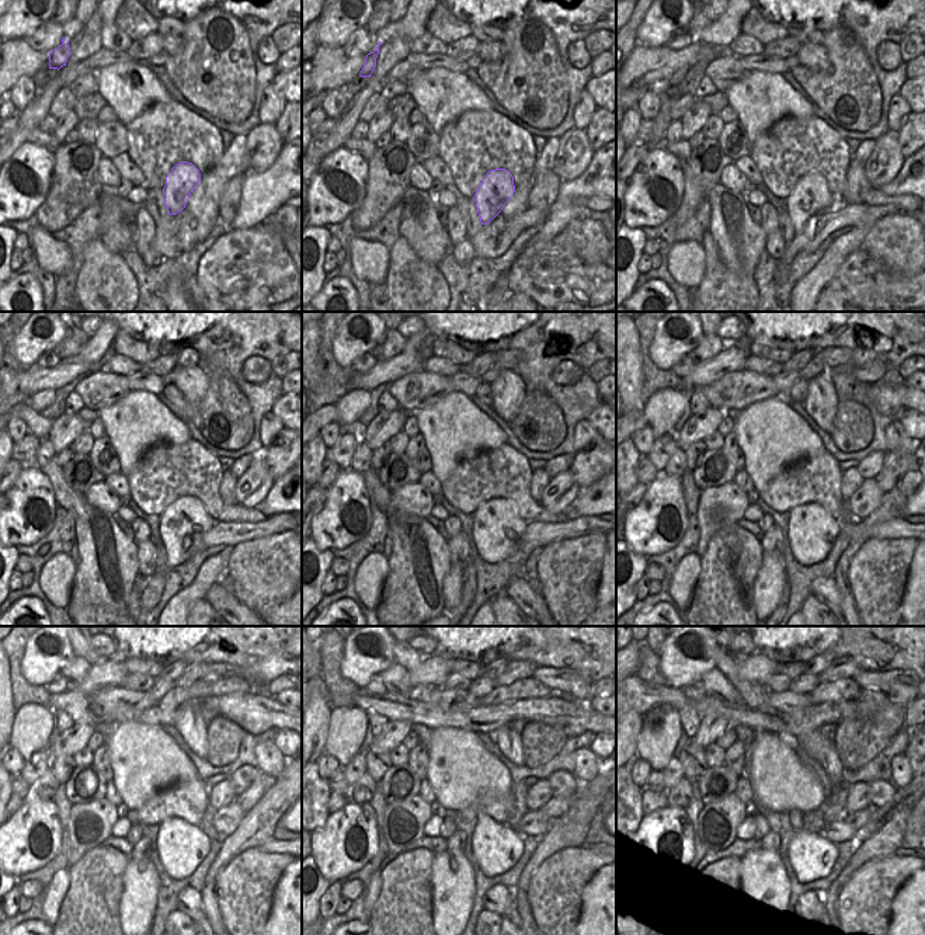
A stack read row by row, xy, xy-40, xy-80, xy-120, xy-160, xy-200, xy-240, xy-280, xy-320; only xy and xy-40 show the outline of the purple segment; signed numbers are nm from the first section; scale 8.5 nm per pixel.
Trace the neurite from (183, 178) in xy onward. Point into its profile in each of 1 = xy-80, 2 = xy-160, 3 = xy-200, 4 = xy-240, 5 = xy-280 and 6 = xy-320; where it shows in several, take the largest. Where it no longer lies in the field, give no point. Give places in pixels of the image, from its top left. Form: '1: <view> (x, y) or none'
1: xy-80 (812, 195)
2: xy-160 (498, 528)
3: xy-200 (813, 529)
4: xy-240 (183, 847)
5: xy-280 (497, 847)
6: xy-320 (812, 855)

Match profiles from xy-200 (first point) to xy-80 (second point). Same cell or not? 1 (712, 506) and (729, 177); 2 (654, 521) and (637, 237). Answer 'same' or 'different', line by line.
1: same
2: different

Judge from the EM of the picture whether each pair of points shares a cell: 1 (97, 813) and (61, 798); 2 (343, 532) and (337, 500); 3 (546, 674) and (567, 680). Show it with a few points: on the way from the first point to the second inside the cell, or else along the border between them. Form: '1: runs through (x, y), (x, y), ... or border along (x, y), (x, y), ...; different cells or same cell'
1: border along (72, 805), (68, 826), (70, 838); different cells
2: runs through (336, 527), (337, 508); same cell
3: runs through (552, 678), (562, 680); same cell

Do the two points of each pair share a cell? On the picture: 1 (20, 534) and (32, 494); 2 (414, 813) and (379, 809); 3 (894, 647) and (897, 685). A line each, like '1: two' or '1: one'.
1: one
2: two
3: two

